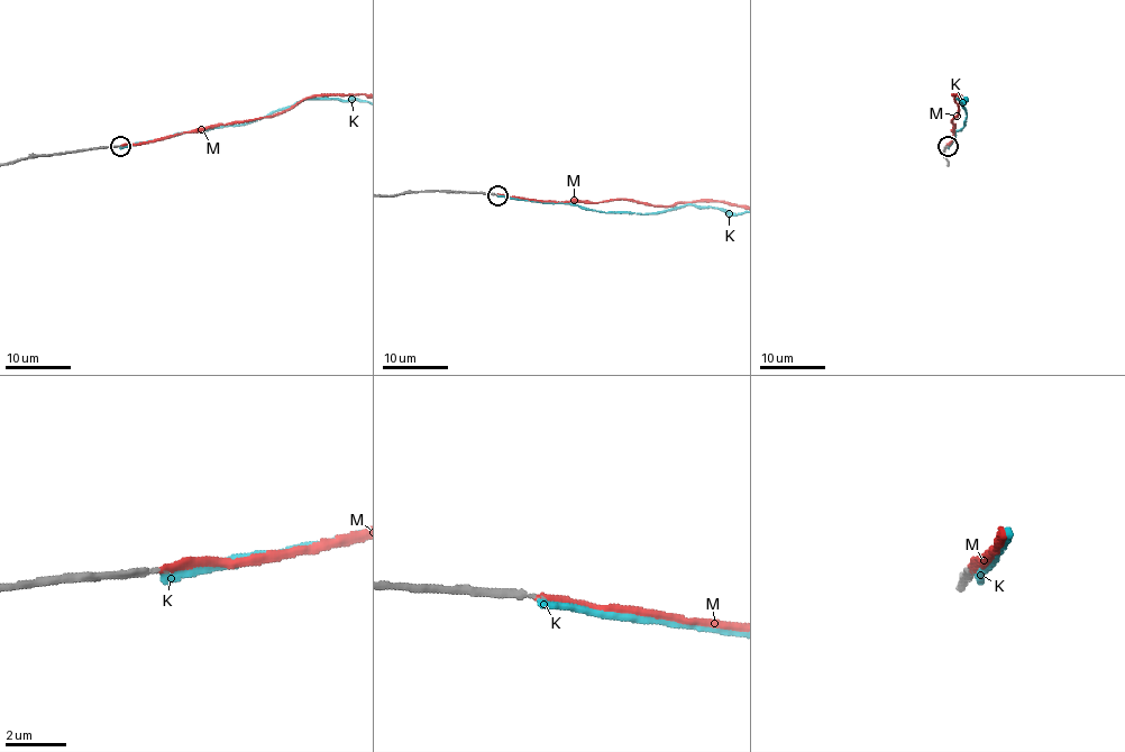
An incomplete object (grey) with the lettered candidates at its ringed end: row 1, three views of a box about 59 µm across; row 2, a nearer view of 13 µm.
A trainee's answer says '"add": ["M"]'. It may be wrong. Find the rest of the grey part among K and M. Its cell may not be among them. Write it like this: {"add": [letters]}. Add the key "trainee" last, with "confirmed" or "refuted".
{"add": ["M"], "trainee": "confirmed"}

